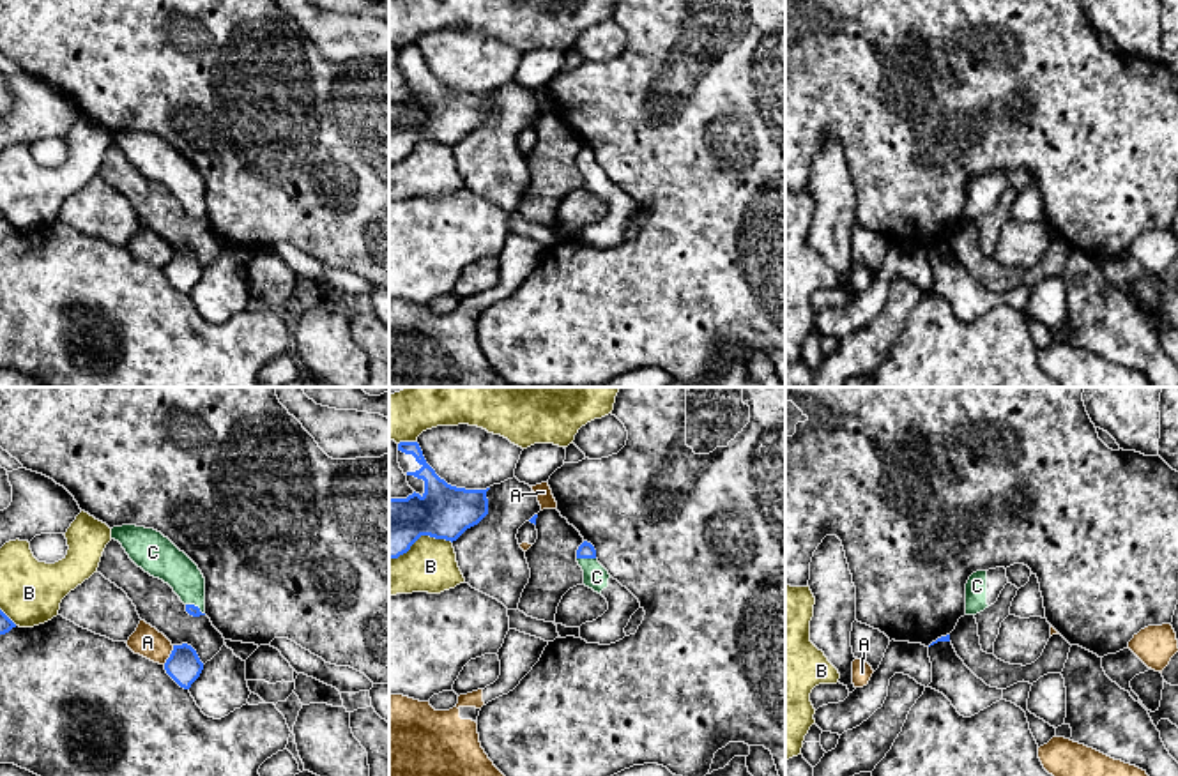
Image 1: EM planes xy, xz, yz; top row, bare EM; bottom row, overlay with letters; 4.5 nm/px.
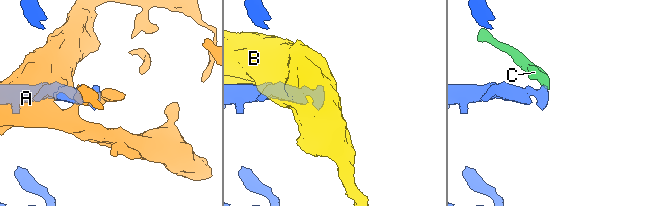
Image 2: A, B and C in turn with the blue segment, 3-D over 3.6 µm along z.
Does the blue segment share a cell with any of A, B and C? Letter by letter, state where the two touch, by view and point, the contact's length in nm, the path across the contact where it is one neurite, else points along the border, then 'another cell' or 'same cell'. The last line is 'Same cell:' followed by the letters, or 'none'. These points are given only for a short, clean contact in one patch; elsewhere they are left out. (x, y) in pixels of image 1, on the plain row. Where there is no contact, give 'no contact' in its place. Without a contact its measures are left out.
A: xy (170, 258) | 100 nm | another cell
B: xz (420, 140) | 300 nm | another cell
C: xz (586, 161) | 90 nm | across xz (586, 154), (586, 161), (596, 181) | same cell
Same cell: C

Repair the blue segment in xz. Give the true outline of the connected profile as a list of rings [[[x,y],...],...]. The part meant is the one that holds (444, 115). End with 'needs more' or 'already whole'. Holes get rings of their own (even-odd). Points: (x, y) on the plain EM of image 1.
[[[417,46],[398,48],[398,67],[414,94],[407,103],[389,103],[389,163],[398,163],[421,141],[456,145],[467,133],[488,118],[486,94],[465,94],[447,88],[426,67]]] | needs more

